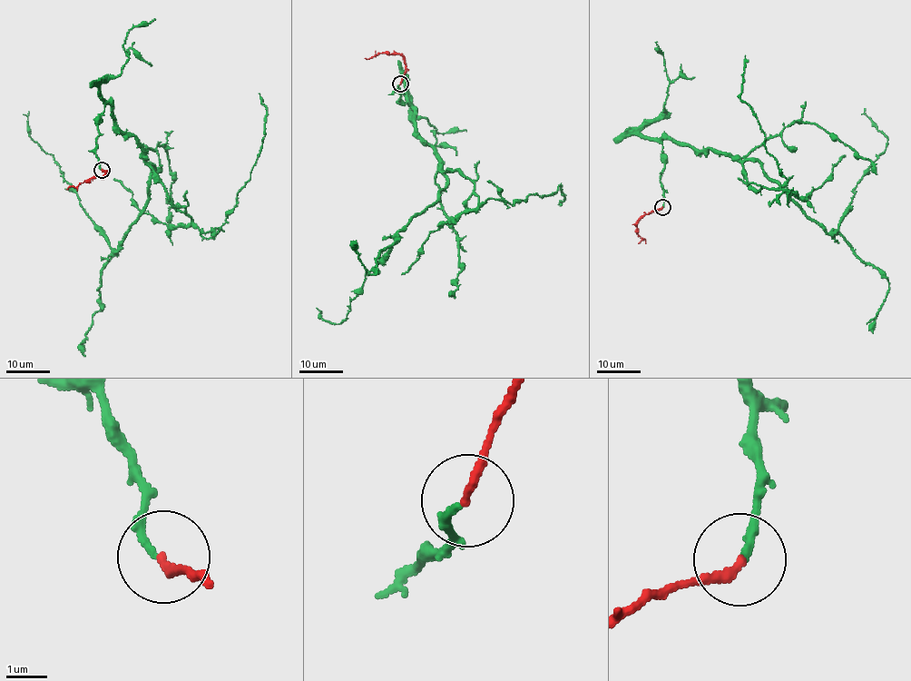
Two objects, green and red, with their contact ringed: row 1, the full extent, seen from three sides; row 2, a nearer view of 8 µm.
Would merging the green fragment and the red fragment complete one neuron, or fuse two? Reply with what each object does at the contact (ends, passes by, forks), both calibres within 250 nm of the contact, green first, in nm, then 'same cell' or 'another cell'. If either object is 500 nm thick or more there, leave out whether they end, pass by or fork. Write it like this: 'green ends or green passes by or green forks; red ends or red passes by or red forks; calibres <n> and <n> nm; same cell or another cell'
green ends; red ends; calibres 160 and 200 nm; same cell

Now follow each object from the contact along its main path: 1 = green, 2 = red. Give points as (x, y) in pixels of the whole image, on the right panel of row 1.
1: (662, 208), (662, 141), (671, 138), (756, 159), (836, 231), (886, 148), (865, 108)
2: (662, 207), (643, 214), (636, 223), (638, 235), (645, 239), (645, 243)

